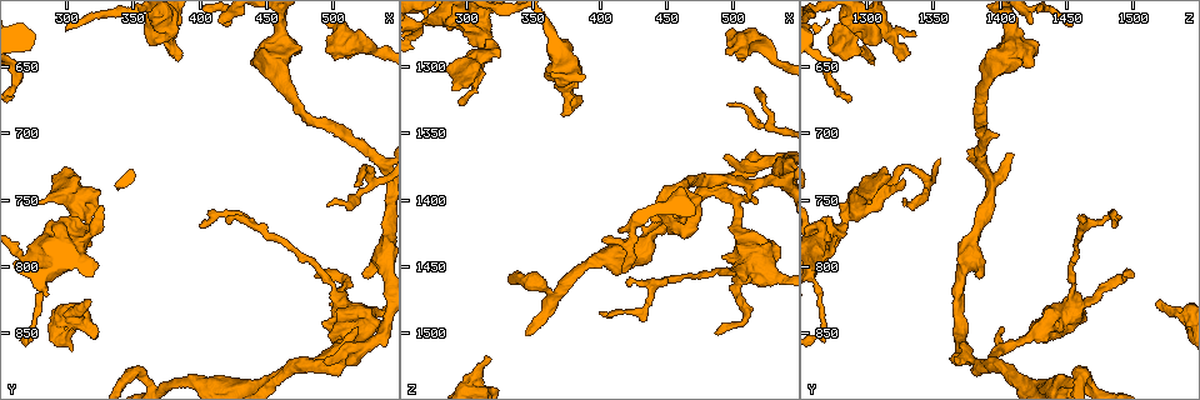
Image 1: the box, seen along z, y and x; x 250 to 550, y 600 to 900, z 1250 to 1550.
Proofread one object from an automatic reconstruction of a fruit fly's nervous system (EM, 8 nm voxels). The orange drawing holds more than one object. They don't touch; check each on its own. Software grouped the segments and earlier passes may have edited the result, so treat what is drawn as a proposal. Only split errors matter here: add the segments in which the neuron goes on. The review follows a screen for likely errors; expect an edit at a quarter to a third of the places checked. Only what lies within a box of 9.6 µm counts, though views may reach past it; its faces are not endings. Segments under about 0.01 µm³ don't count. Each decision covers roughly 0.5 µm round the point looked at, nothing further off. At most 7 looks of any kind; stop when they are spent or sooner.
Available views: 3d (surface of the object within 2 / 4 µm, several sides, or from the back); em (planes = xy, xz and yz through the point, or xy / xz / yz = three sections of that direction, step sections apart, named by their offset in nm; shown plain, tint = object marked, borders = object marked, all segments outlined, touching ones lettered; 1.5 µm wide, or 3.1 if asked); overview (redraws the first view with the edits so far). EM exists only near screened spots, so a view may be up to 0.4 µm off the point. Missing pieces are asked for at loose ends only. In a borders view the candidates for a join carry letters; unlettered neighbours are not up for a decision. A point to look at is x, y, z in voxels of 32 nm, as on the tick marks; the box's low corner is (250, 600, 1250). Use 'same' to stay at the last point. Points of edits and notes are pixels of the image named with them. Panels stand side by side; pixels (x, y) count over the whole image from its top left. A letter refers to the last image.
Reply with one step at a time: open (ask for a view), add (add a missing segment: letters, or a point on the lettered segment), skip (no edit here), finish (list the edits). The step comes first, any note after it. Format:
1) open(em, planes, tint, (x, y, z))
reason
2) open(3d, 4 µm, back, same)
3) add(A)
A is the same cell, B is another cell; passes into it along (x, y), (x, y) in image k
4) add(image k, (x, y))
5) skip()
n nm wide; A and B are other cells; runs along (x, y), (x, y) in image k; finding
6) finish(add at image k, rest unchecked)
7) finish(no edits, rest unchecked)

open(em, yz, step 8, tint, (318, 824, 1520))
branch stops here

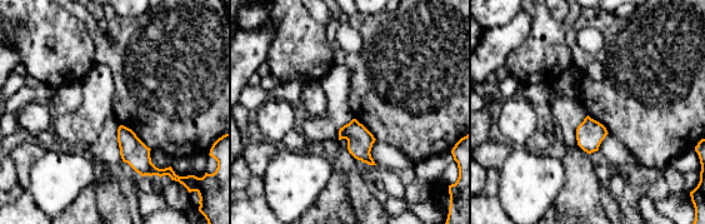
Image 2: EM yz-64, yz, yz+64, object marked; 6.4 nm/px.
open(em, planes, borders, same)

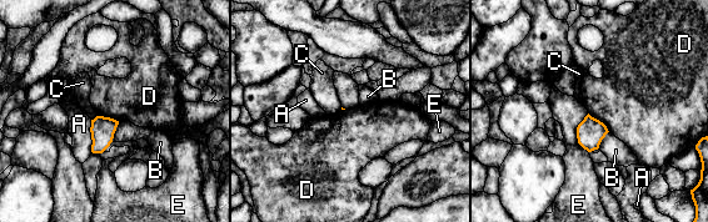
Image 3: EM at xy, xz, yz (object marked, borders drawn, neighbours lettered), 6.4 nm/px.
skip()
A, B, C, D and E are other cells; border along (588, 112), (598, 119), (609, 131) in image 3; none of them fits

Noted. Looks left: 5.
open(em, planes, borders, (492, 872, 1368))
an open end

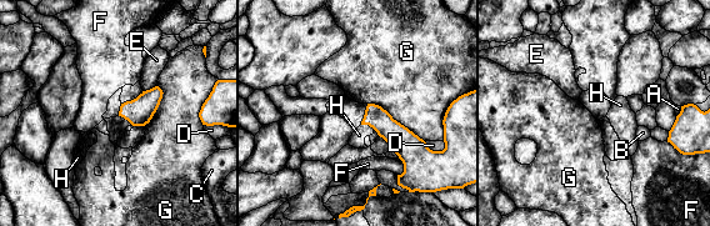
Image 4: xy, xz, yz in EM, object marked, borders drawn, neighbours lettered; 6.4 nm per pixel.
skip()
150 nm wide; A, B, C, D, E, F, G and H are other cells; border along (368, 103), (380, 105), (424, 141) in image 4; none of them fits

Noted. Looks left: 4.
open(3d, 4 µm, (494, 754, 1328))
thin end

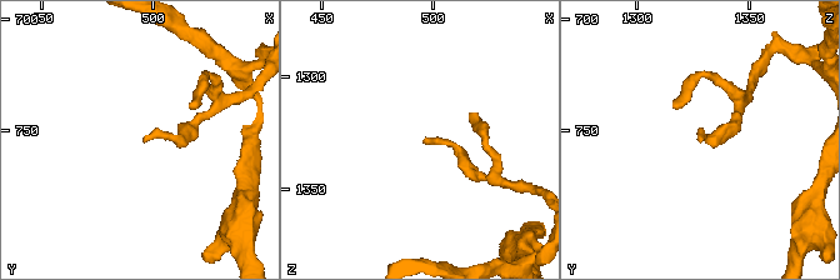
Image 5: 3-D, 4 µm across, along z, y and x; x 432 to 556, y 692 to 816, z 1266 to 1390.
open(em, planes, borders, (496, 754, 1330))
need the tissue

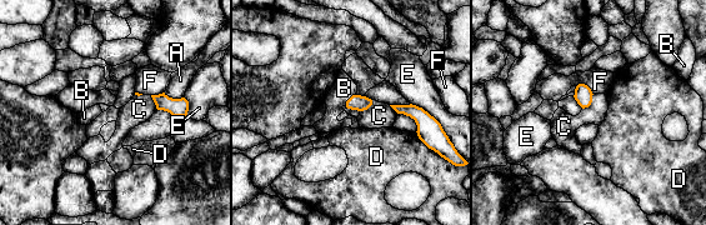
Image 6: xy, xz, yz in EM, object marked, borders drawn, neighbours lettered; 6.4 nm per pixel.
skip()
E touches over 220 nm; A, B, C, D, E and F are other cells; border along (594, 94), (592, 101), (582, 109) in image 6; none of them fits

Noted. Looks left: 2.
finish(no edits, rest unchecked)

